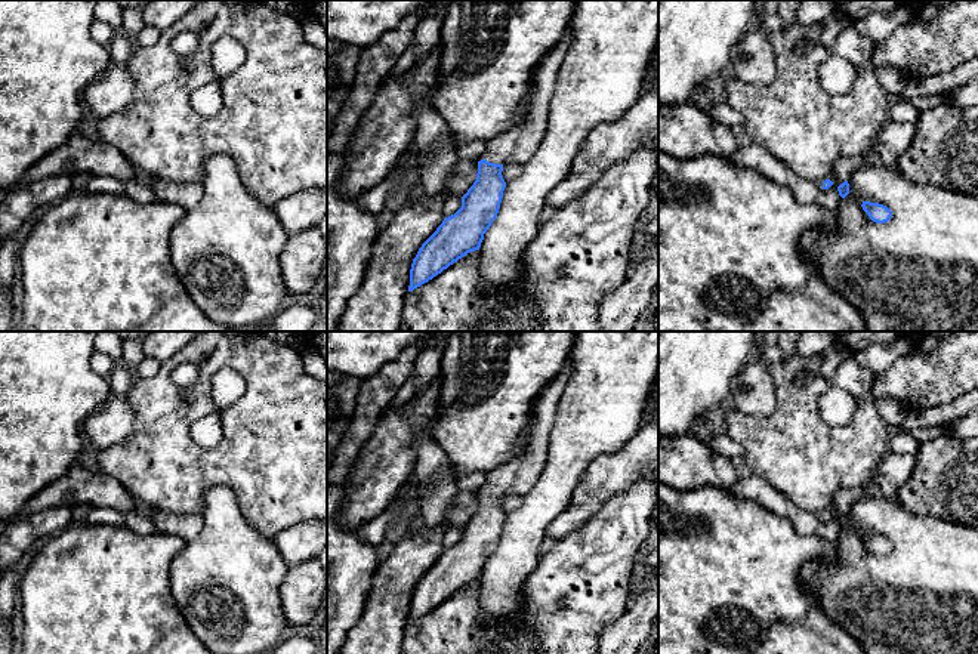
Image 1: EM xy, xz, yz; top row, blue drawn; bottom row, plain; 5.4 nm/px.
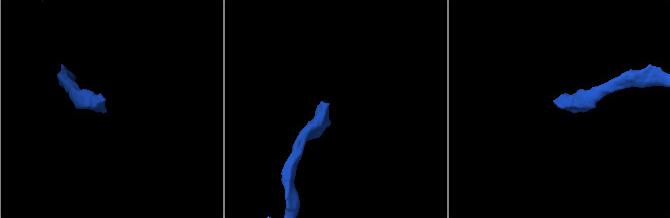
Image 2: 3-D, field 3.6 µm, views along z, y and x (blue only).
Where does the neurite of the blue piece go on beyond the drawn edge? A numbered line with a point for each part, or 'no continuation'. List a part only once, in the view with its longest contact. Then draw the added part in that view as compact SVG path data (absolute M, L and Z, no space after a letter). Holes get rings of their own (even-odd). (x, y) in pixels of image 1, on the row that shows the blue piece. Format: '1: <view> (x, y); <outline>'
1: xz (517, 145); M571 34L543 58L533 74L531 96L522 109L522 120L485 142L485 160L494 164L525 164L537 149L547 126L547 112L556 75L570 47Z

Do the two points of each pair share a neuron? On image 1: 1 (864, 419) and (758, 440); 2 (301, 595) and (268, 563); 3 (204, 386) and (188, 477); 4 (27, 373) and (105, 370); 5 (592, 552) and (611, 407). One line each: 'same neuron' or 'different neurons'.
1: same neuron
2: different neurons
3: same neuron
4: different neurons
5: different neurons

